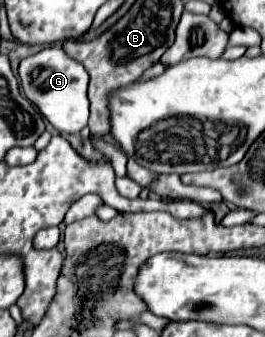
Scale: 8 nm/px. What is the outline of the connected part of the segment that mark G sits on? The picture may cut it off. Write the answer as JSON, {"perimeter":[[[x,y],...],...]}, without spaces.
{"perimeter":[[[60,45],[44,47],[36,55],[20,63],[20,81],[26,97],[40,109],[40,113],[62,133],[80,133],[88,125],[88,73],[84,65],[70,59]]]}

